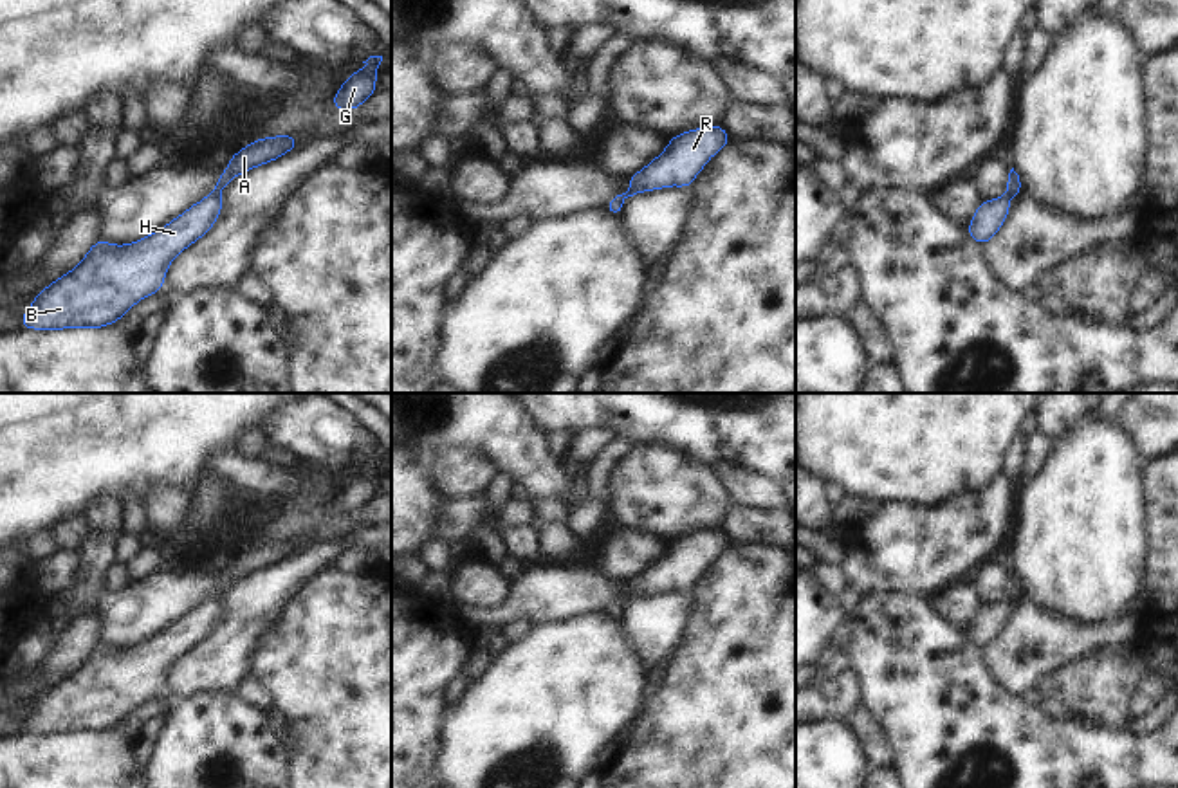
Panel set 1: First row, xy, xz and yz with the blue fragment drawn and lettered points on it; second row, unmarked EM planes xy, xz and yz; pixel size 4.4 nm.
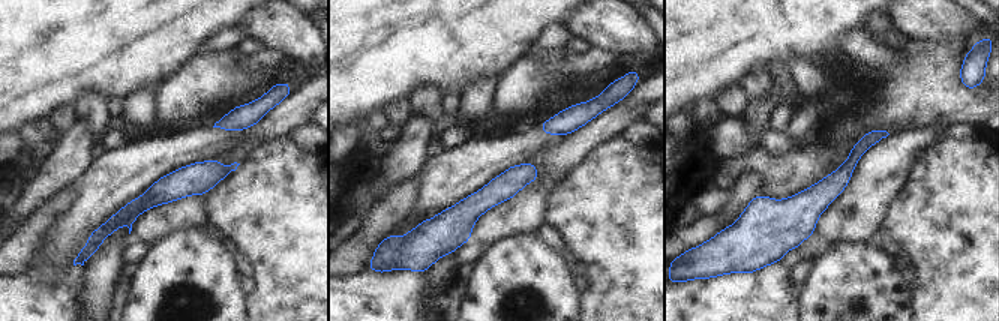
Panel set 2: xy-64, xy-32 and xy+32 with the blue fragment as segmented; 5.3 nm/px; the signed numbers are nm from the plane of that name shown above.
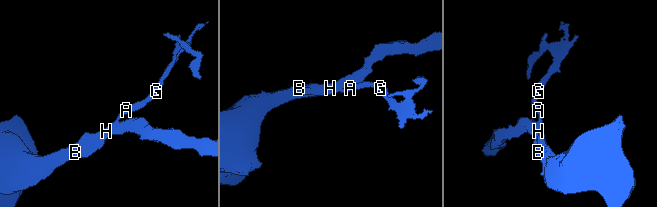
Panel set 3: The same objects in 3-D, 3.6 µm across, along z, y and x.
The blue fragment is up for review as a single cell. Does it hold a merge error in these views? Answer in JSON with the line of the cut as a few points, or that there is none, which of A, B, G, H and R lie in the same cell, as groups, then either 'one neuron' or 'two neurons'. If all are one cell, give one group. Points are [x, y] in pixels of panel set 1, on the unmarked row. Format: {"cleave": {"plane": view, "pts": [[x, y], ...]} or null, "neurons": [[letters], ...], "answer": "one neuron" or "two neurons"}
{"cleave": null, "neurons": [["A", "B", "G", "H", "R"]], "answer": "one neuron"}

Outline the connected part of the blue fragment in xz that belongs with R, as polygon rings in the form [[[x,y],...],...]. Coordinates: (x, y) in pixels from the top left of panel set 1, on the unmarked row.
[[[702,530],[671,541],[667,552],[639,577],[630,579],[630,593],[604,609],[619,620],[628,600],[667,590],[689,591],[707,564],[729,548],[729,537],[720,530]]]

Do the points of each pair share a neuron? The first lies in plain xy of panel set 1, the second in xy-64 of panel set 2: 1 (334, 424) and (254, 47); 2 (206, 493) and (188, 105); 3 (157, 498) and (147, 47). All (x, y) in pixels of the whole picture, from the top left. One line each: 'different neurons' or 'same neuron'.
1: different neurons
2: same neuron
3: different neurons

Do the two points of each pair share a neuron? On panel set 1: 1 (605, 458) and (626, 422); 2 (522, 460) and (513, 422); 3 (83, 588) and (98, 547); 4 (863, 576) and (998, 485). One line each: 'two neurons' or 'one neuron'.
1: two neurons
2: one neuron
3: one neuron
4: one neuron

